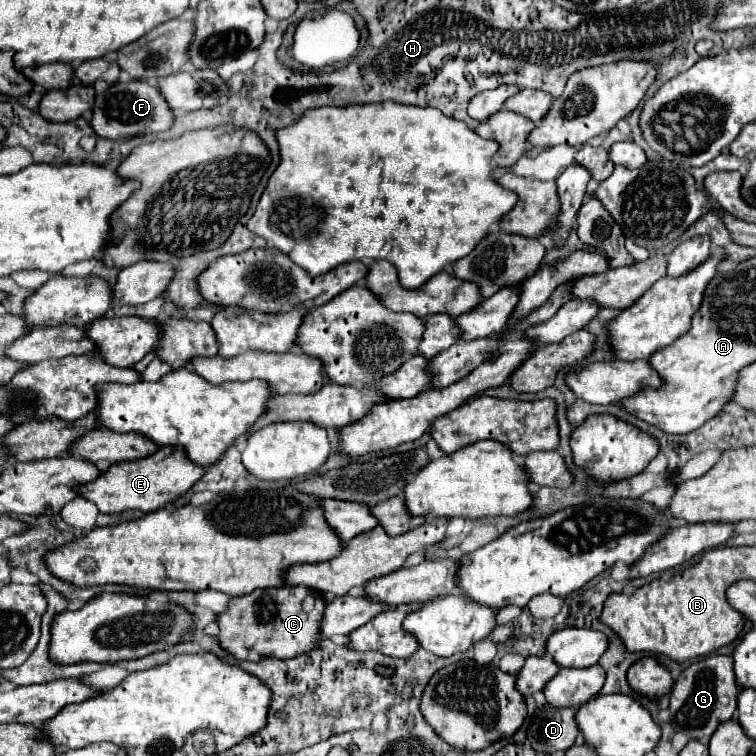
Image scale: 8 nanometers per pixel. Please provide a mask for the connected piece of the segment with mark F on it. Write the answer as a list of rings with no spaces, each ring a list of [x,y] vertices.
[[[131,79],[127,83],[113,83],[105,93],[99,93],[93,107],[91,127],[103,139],[125,139],[131,135],[161,133],[173,125],[173,111],[157,91],[147,81]]]

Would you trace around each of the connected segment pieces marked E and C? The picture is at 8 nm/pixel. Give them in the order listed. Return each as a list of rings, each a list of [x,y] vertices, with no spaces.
[[[161,447],[155,455],[137,461],[119,461],[103,471],[95,481],[75,487],[77,495],[95,503],[101,513],[119,515],[125,511],[157,511],[165,503],[185,495],[201,477],[205,469],[187,459],[181,447]]]
[[[269,587],[231,599],[227,609],[215,619],[219,625],[219,645],[239,661],[259,661],[265,657],[291,659],[317,647],[319,623],[323,617],[325,601],[319,591],[309,587]]]

